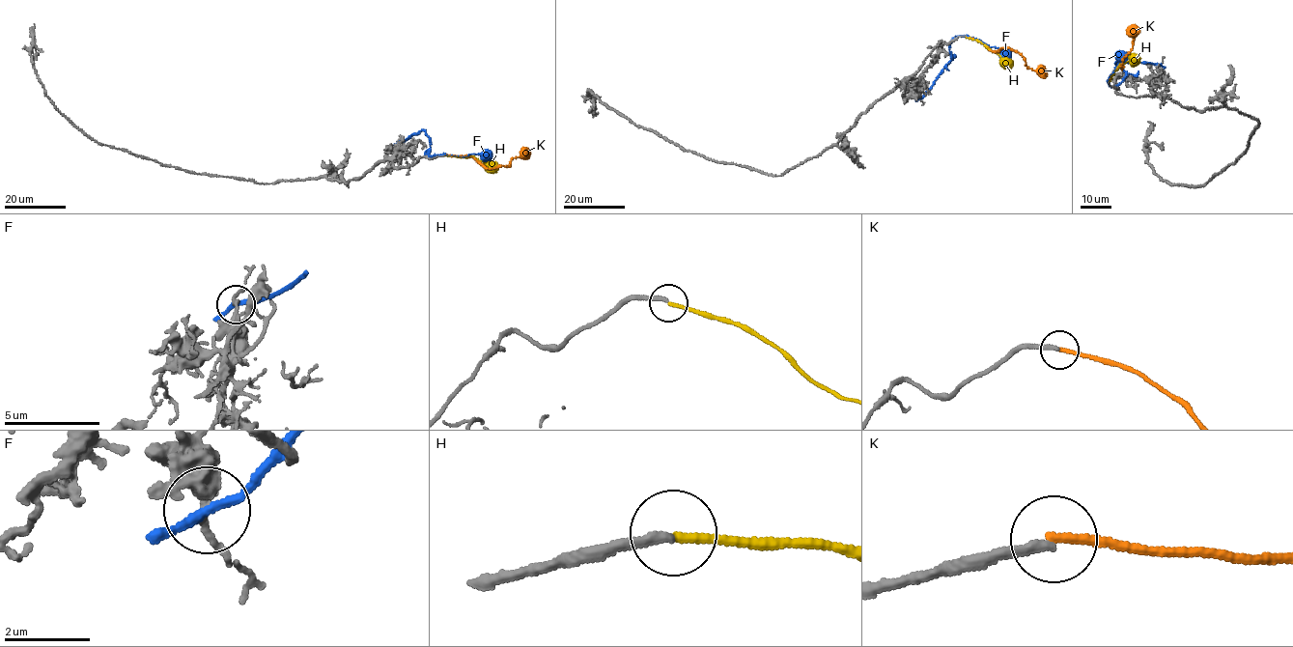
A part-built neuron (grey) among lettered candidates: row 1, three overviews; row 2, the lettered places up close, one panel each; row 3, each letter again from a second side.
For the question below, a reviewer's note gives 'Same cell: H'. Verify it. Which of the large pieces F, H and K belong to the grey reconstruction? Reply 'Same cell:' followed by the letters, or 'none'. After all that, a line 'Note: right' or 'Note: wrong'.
Same cell: none
Note: wrong

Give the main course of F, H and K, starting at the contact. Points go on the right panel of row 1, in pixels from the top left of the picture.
F: (1161, 66), (1121, 60), (1117, 66), (1126, 75), (1118, 84), (1109, 85), (1116, 59), (1124, 53)
H: (1109, 81), (1119, 64), (1138, 59)
K: (1109, 81), (1120, 65), (1122, 69), (1123, 58), (1131, 50), (1136, 30), (1132, 26)

